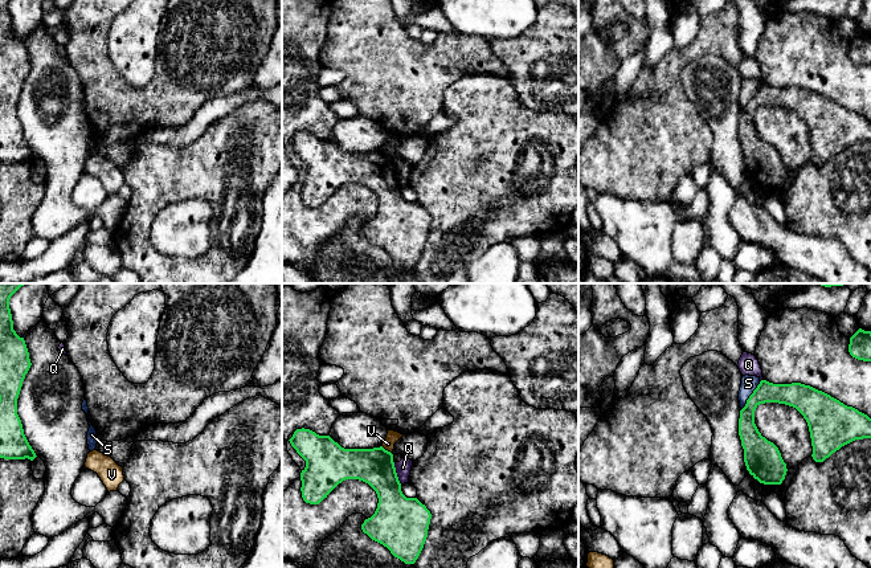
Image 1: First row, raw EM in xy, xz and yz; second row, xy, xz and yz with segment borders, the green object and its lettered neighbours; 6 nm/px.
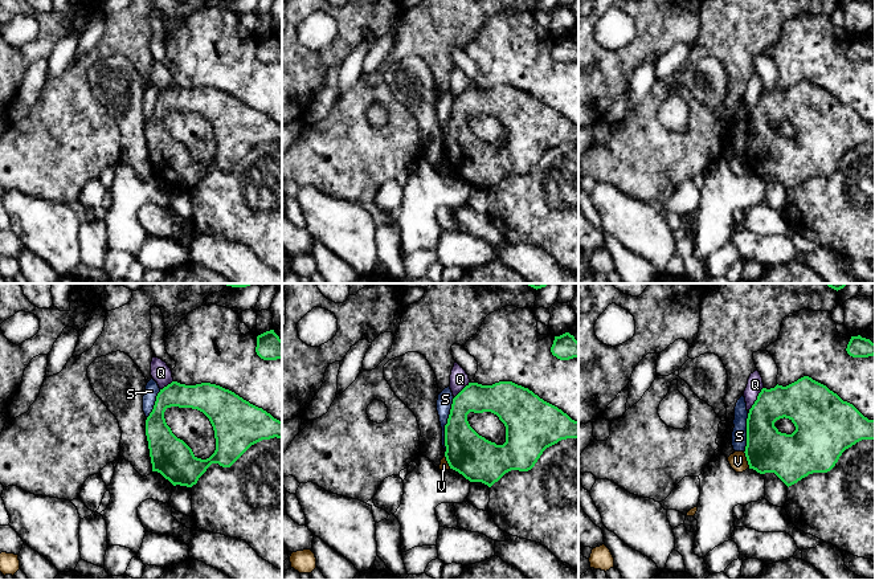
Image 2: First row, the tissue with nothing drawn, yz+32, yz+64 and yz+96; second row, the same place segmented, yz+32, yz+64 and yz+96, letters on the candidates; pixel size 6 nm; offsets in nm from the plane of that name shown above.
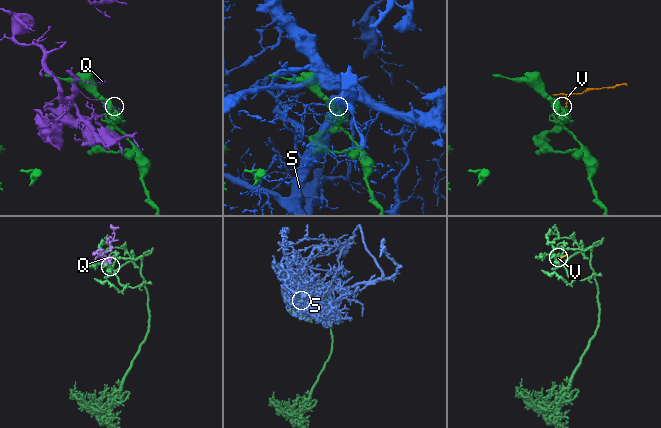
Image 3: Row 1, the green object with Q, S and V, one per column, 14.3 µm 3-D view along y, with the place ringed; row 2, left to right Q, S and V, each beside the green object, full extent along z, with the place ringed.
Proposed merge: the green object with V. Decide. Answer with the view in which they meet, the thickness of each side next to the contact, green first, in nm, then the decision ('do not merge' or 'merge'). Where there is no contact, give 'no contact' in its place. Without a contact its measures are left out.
xz | 220/80 nm | do not merge

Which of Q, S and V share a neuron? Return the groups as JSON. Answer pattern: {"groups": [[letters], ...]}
{"groups": [["Q"], ["S"], ["V"]]}

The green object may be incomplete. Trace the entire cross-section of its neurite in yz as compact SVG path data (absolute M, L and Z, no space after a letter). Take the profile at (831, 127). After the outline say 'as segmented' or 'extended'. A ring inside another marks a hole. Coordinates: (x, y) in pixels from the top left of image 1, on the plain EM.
M761 83L740 114L739 122L744 166L749 177L760 187L781 188L788 175L778 151L762 140L755 127L755 114L765 106L793 110L803 119L815 166L823 166L855 143L871 142L871 122L858 113L810 89Z; as segmented

